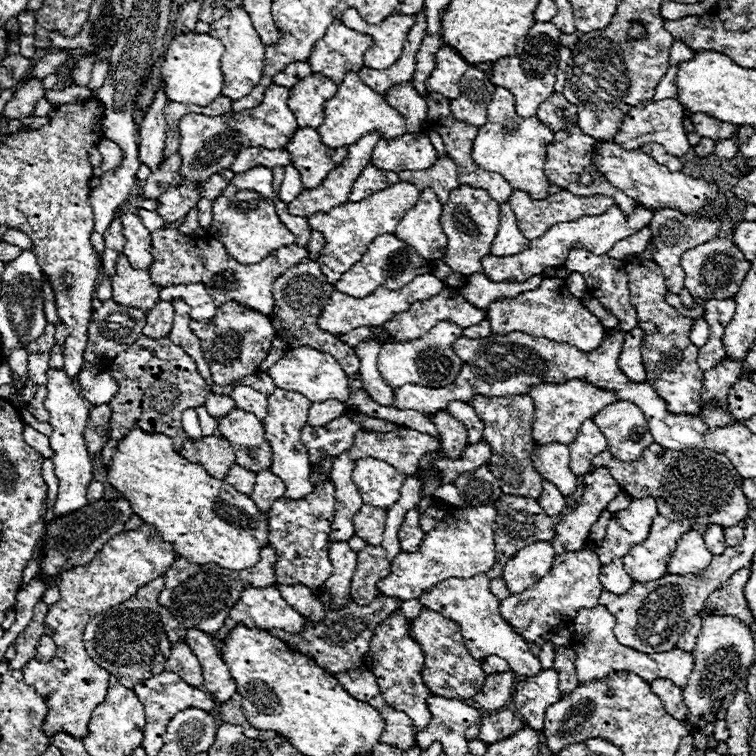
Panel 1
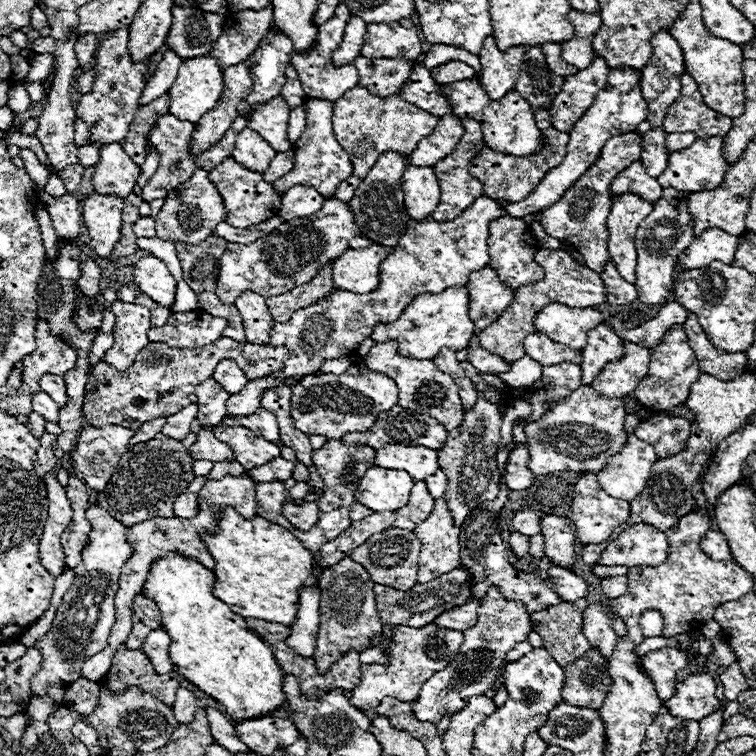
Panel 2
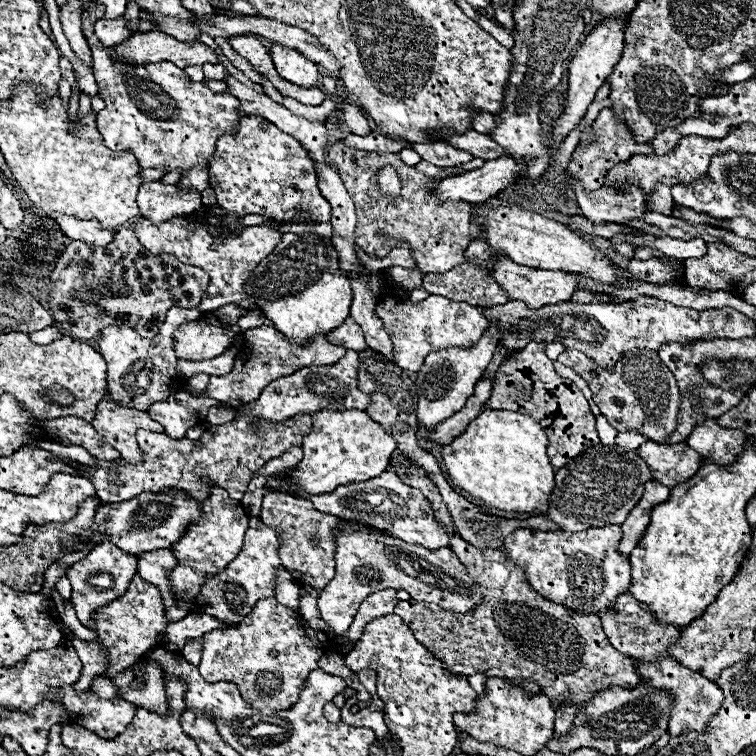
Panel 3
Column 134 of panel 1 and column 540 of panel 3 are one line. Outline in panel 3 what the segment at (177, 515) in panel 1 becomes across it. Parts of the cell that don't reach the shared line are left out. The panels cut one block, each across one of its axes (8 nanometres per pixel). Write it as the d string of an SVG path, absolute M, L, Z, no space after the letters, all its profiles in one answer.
M484 410L464 434L442 446L442 462L454 486L480 498L486 508L518 514L544 514L556 486L554 468L546 454L546 434L530 418L510 410Z

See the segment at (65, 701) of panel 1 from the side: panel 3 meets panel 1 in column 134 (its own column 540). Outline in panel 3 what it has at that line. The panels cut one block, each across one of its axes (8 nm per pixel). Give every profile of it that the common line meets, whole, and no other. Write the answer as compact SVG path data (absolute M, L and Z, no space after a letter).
M618 524L588 528L582 532L542 532L536 528L518 528L510 536L506 536L504 546L508 548L508 560L522 566L530 586L556 604L566 604L566 608L574 608L580 612L600 612L602 608L614 606L614 600L626 592L630 586L630 560L618 552L618 544L622 540L622 530Z

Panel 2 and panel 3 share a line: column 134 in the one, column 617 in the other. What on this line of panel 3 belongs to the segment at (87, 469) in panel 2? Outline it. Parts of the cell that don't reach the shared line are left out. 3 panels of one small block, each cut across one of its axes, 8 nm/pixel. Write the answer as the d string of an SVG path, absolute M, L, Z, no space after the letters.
M596 416L596 428L598 428L598 434L600 434L600 440L602 444L614 444L614 438L618 434L616 428L612 428L604 416Z

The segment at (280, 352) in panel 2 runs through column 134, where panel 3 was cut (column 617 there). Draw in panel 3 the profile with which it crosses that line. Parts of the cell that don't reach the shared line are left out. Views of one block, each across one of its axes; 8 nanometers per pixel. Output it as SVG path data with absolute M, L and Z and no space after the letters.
M566 348L558 356L558 362L572 368L588 382L592 390L592 400L600 408L602 416L606 416L606 420L616 430L636 430L654 442L664 442L666 436L676 430L680 392L672 372L662 364L656 352L650 352L646 348L624 352L610 370L598 366L586 354L572 348Z

